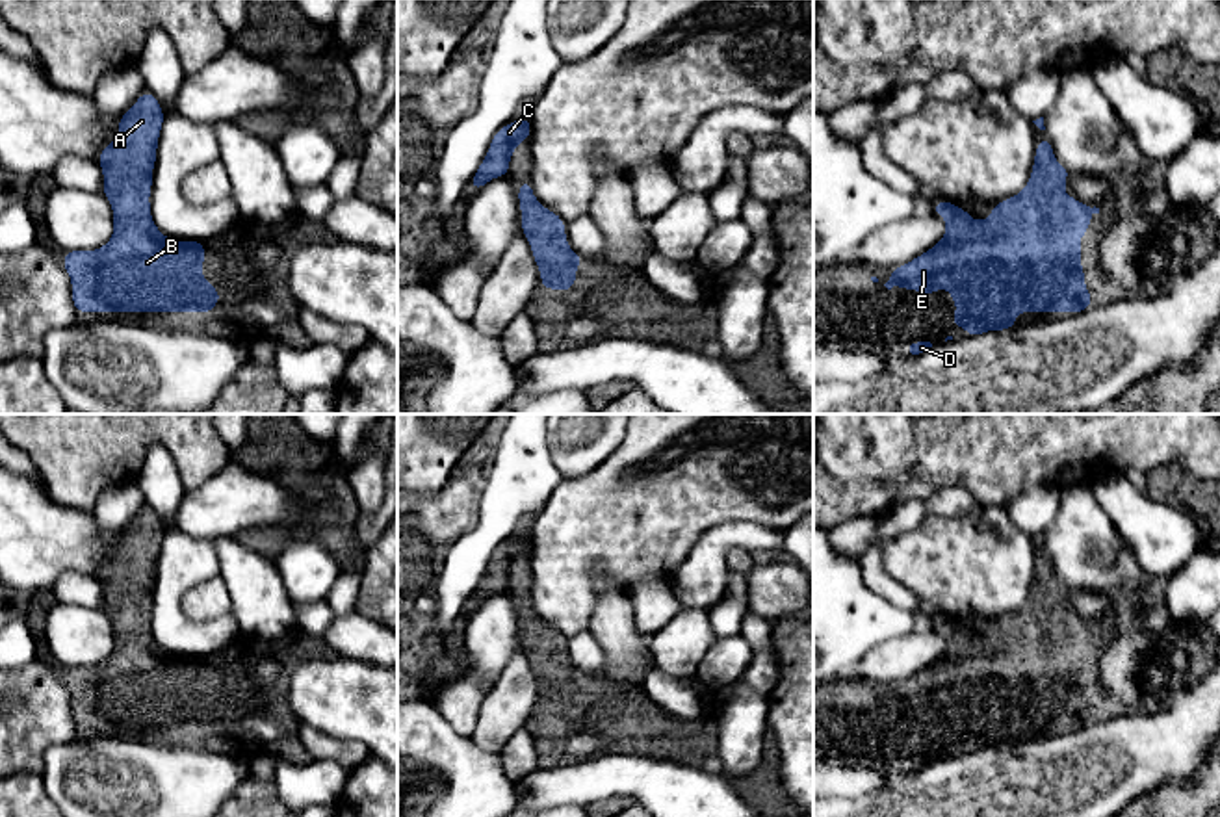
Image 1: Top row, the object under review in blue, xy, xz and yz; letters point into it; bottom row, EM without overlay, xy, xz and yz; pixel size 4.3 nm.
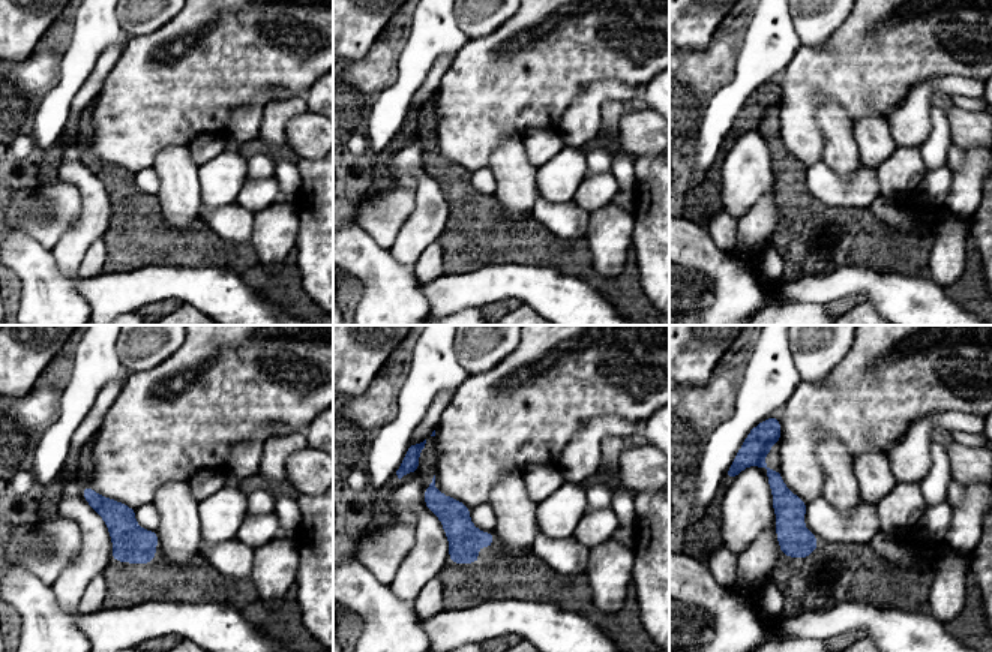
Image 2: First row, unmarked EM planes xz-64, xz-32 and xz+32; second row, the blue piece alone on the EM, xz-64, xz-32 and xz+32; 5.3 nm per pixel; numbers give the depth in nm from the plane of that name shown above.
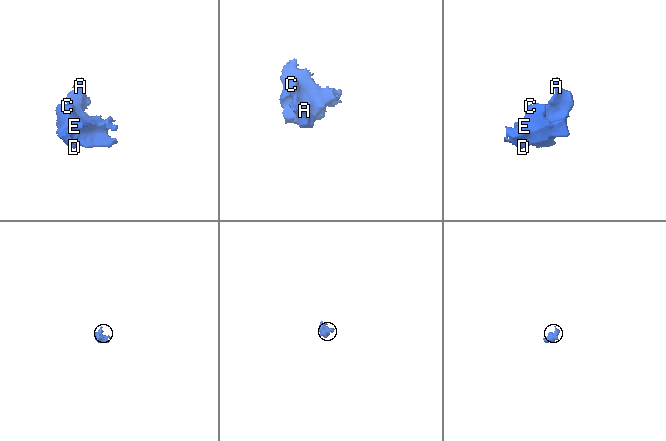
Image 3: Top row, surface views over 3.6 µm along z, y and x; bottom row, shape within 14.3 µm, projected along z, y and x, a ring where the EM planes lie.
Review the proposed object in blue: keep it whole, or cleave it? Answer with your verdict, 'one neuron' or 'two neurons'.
one neuron

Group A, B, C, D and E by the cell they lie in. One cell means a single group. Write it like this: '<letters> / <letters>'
A B C D E

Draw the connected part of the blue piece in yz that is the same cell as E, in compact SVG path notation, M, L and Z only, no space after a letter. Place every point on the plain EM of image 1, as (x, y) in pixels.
M1047 553L1038 557L1034 583L1023 607L1005 615L992 624L992 633L973 637L969 629L947 616L932 622L932 628L941 631L947 641L945 652L927 668L912 678L893 683L889 696L884 700L891 706L899 700L902 706L919 706L928 713L934 706L949 706L958 726L953 730L953 741L964 743L967 752L977 752L988 746L1005 746L1016 741L1018 728L1071 728L1079 730L1092 720L1092 711L1084 702L1084 687L1079 678L1083 667L1079 654L1086 652L1090 633L1099 629L1099 624L1090 624L1064 605L1064 596L1071 590L1055 576Z

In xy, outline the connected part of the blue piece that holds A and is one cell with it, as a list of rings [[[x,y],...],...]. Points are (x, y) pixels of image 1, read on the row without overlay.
[[[145,507],[119,535],[121,553],[113,553],[98,572],[104,613],[113,624],[113,652],[97,667],[67,667],[63,683],[72,698],[76,728],[214,728],[221,709],[201,691],[204,657],[165,654],[150,633],[152,585],[163,527]]]

